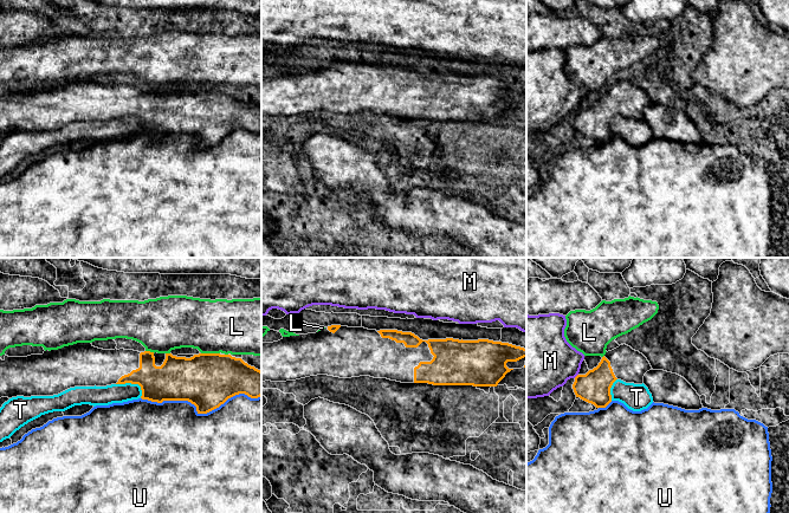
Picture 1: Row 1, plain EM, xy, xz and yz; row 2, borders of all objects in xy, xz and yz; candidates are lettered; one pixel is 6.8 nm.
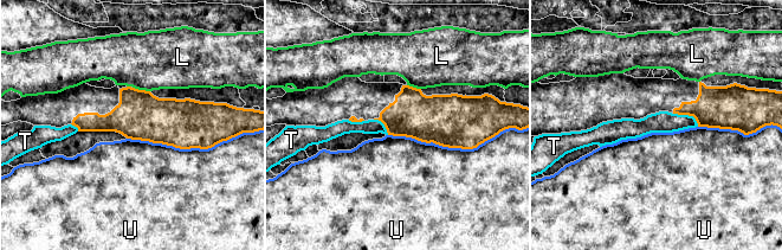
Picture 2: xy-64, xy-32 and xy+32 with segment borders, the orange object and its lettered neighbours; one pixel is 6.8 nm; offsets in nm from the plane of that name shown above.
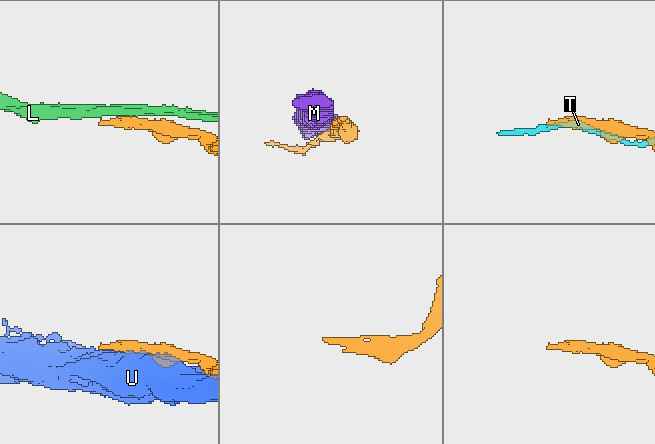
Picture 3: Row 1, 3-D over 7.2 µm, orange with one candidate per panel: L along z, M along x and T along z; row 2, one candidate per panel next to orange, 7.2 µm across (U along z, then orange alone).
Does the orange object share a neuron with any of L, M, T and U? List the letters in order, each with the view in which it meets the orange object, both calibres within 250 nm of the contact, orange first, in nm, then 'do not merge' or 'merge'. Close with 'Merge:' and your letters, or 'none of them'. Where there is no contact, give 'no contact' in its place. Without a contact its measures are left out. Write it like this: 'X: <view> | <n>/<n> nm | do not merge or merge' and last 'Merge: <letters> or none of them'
L: xy | 380/380 nm | do not merge
M: yz | 220/420 nm | do not merge
T: xy | 260/130 nm | do not merge
U: xy | 380/500 nm | do not merge
Merge: none of them

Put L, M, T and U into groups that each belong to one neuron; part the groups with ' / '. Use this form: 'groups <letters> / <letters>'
groups L / M / T / U

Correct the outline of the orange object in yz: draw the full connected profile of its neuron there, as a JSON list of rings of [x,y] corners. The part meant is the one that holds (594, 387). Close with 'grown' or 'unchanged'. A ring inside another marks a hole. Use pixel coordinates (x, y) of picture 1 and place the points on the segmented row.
[[[623,344],[606,352],[596,368],[586,375],[577,375],[573,384],[576,397],[606,408],[612,402],[610,388],[616,379],[642,384],[644,376],[652,366],[639,351]]]; grown

